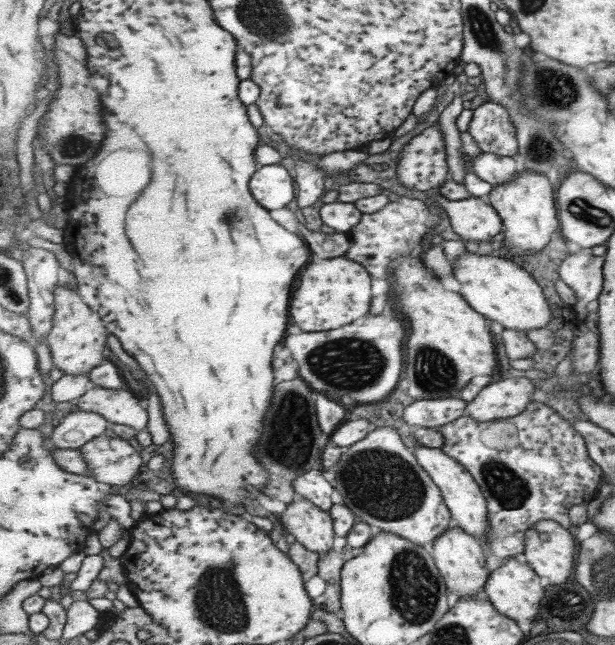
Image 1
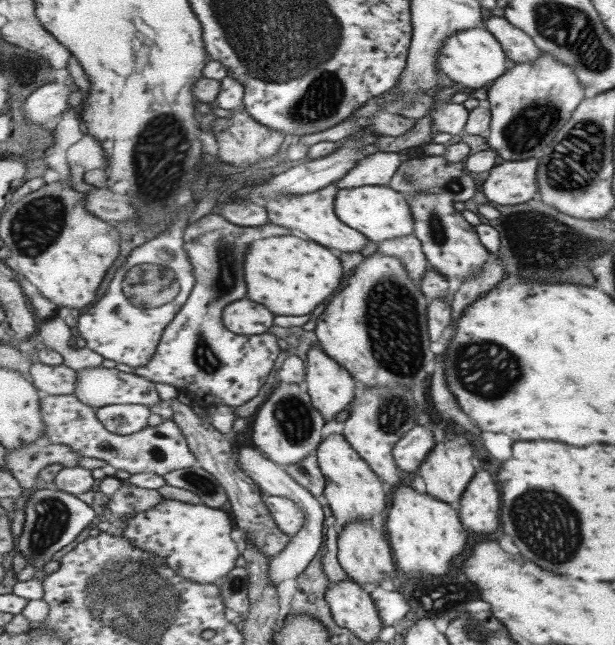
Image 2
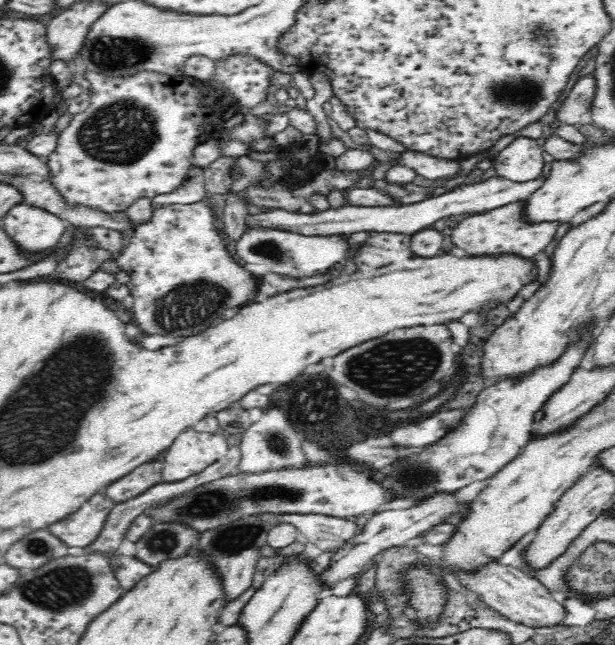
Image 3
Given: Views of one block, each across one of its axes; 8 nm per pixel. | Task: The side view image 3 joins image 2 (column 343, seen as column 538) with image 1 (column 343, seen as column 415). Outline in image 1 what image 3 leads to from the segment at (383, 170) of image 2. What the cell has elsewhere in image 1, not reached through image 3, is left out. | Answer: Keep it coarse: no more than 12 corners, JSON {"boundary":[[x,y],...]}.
{"boundary":[[327,203],[319,210],[322,222],[349,233],[364,212],[355,203]]}

